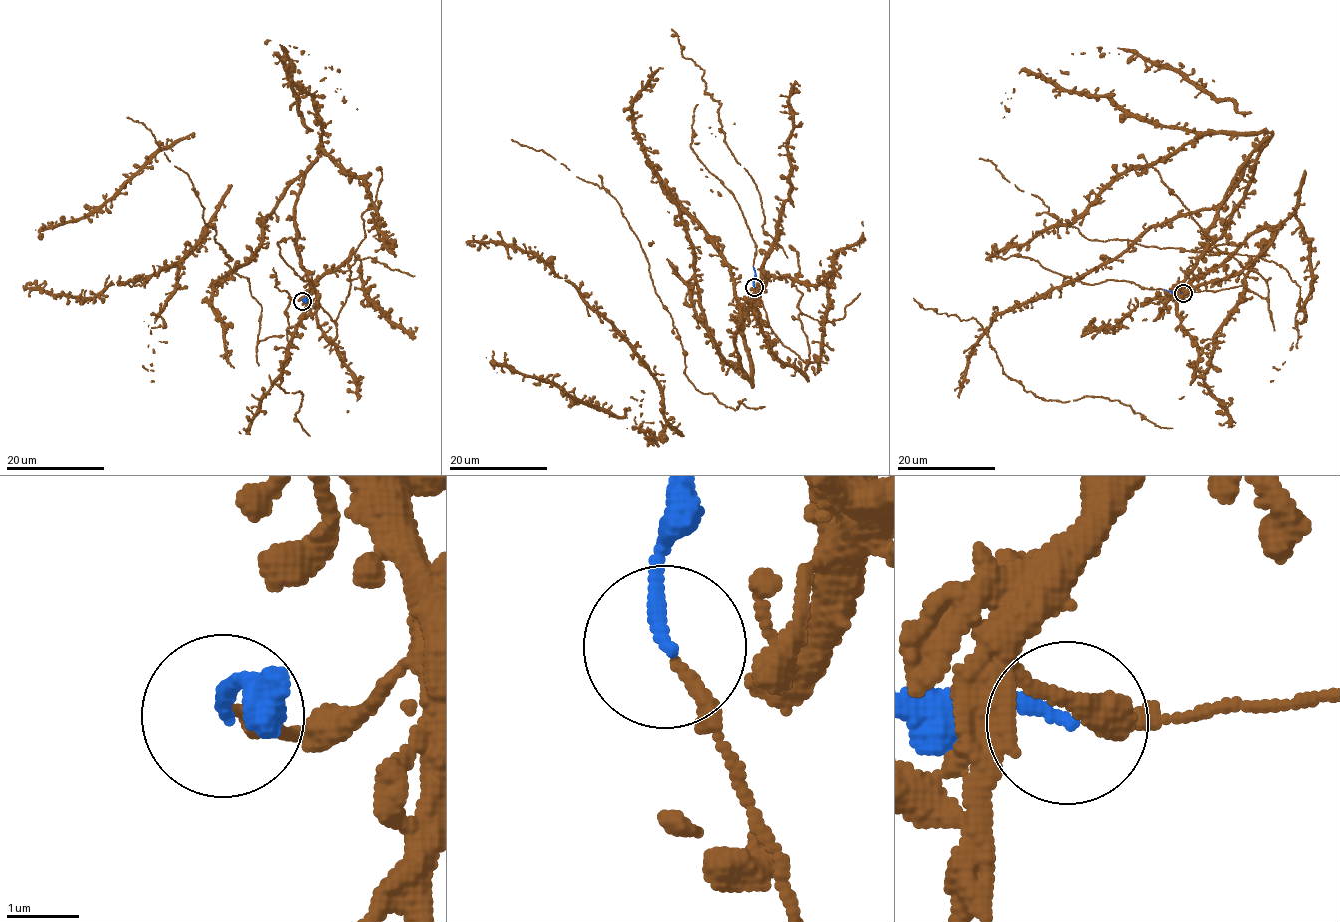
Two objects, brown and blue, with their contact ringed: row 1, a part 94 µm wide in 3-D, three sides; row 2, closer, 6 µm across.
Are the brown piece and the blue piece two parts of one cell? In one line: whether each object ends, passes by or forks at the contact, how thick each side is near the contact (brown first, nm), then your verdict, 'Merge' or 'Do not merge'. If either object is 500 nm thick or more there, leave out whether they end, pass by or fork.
At the ring brown passes by. At the ring blue ends. Thickness 130 nm (brown) against 200 nm. Merge

